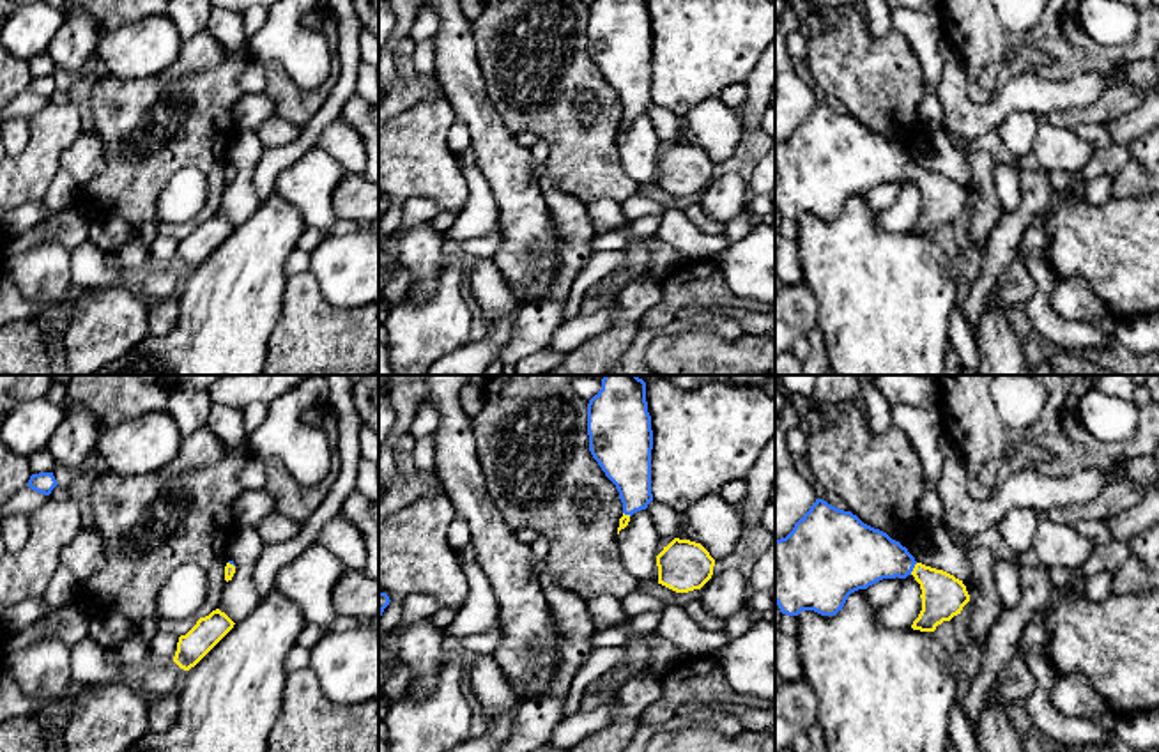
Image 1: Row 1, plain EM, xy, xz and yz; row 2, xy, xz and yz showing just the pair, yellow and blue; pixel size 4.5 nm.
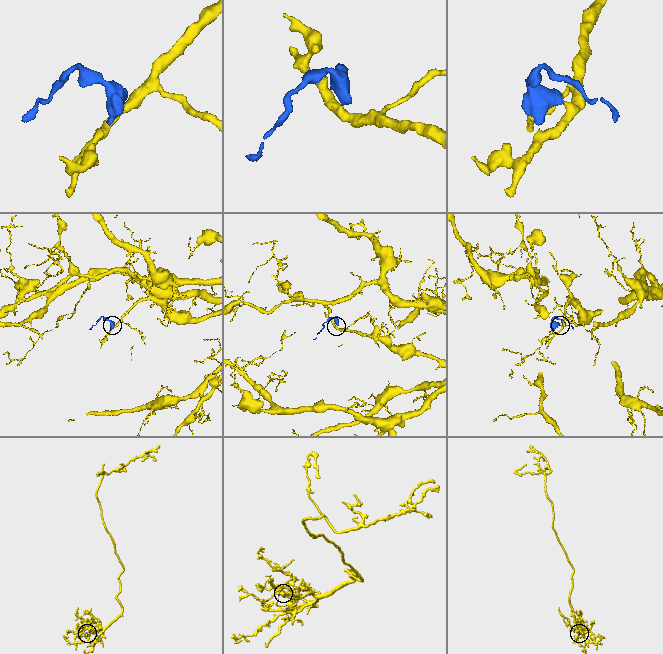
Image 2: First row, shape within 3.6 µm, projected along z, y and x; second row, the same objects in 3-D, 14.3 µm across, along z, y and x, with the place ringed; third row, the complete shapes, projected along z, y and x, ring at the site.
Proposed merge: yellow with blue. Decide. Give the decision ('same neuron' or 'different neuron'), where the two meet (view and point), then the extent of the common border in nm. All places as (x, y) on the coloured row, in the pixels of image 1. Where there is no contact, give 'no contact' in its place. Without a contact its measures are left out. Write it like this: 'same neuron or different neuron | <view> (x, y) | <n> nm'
same neuron | yz (913, 568) | 70 nm

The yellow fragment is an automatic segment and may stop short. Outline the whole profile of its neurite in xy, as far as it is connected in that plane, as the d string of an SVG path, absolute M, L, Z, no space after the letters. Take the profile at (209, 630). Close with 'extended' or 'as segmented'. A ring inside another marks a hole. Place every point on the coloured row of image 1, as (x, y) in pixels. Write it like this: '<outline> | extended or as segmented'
M219 609L200 618L196 625L179 637L173 662L189 671L195 667L232 628L234 621Z | as segmented

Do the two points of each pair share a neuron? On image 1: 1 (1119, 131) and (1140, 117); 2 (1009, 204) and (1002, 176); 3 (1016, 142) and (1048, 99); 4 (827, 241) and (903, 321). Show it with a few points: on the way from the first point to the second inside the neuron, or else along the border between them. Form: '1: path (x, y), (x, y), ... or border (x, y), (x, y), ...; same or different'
1: path (1124, 131), (1135, 122); same
2: path (1009, 197), (1007, 183); same
3: border (1076, 108), (1043, 117), (1013, 112), (997, 128); different
4: path (846, 260), (885, 301); same

